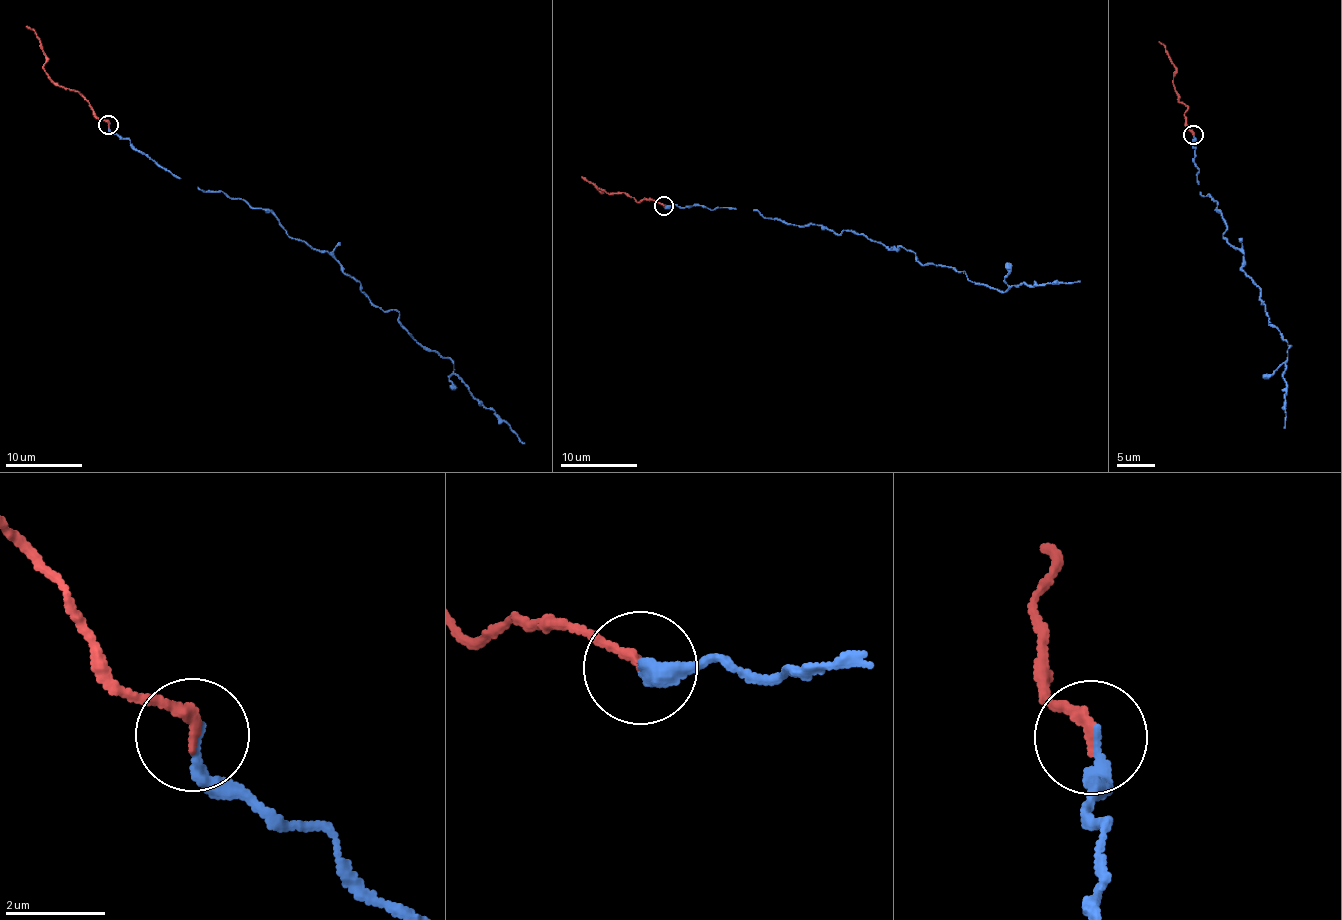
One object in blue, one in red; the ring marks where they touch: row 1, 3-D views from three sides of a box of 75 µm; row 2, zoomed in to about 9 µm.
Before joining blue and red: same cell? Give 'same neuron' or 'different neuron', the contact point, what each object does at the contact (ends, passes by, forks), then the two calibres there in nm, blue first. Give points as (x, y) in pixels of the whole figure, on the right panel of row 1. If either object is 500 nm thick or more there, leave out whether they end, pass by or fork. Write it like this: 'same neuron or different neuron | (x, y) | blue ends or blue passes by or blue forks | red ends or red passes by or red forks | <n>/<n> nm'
same neuron | (1193, 134) | blue ends | red ends | 240/240 nm

